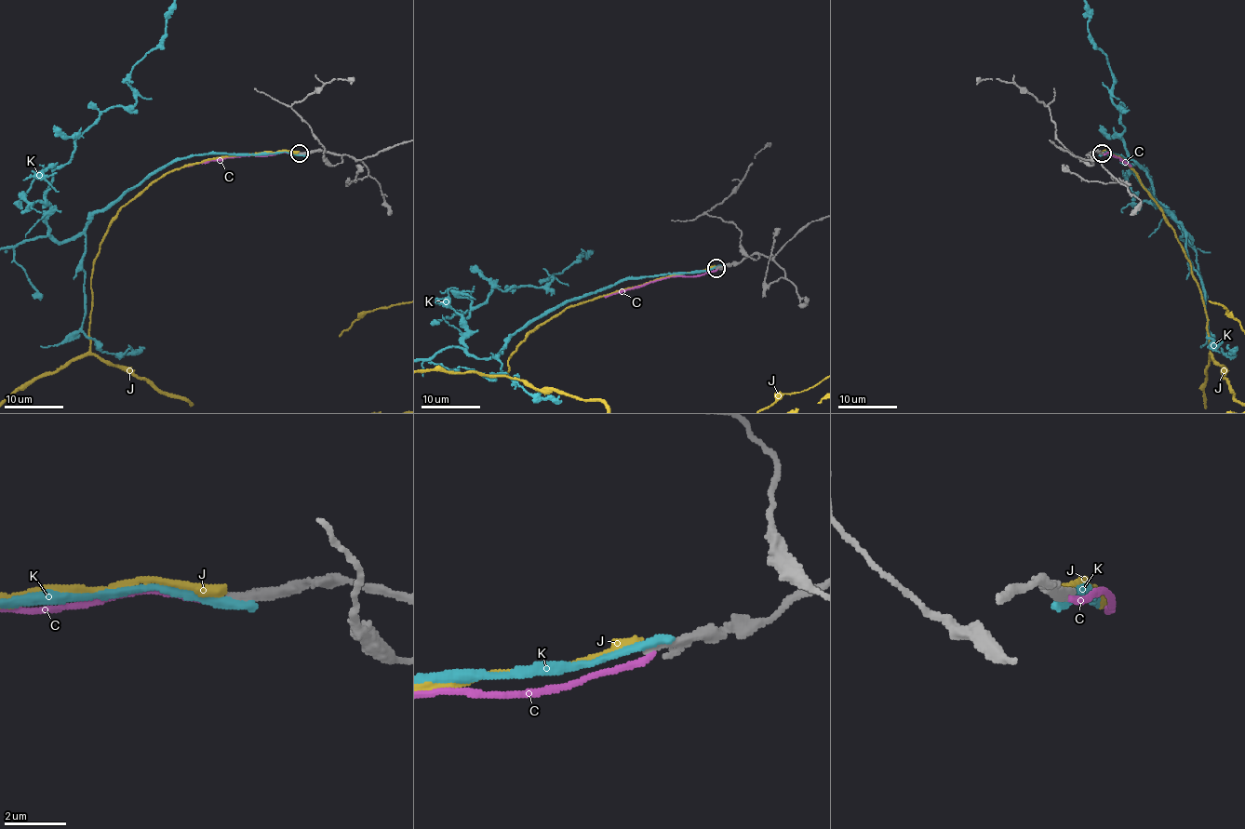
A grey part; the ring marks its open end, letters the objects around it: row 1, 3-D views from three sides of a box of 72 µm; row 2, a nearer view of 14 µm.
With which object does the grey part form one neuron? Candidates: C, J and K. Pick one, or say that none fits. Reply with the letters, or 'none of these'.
none of these

